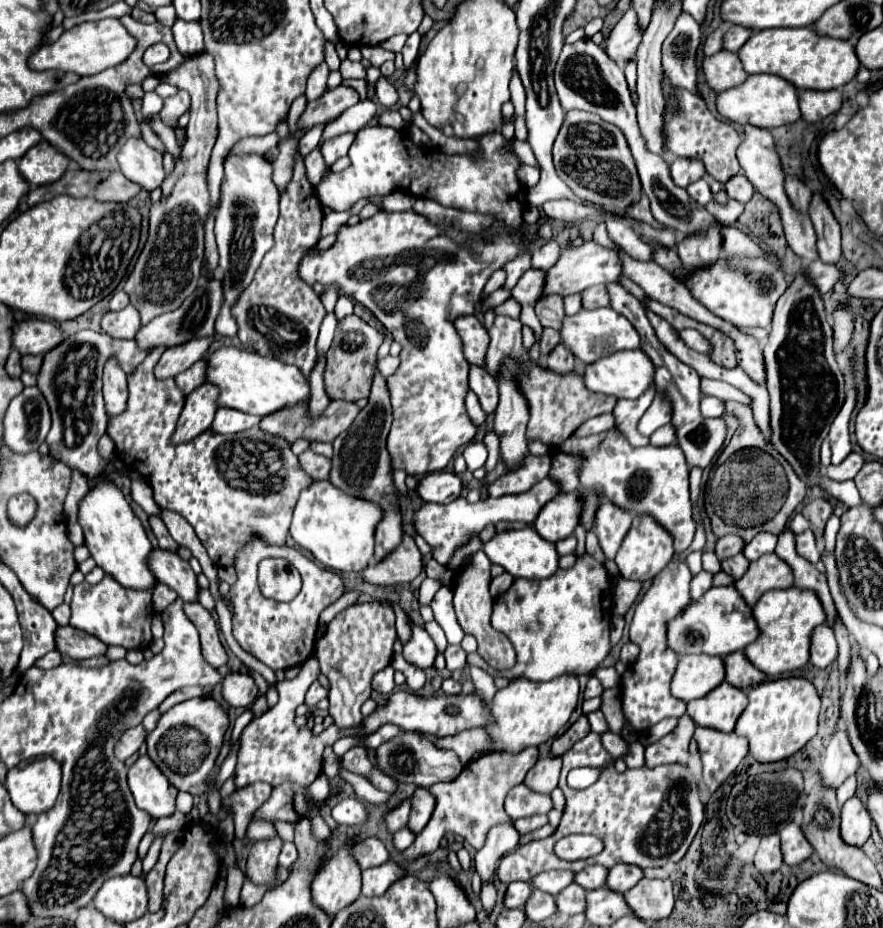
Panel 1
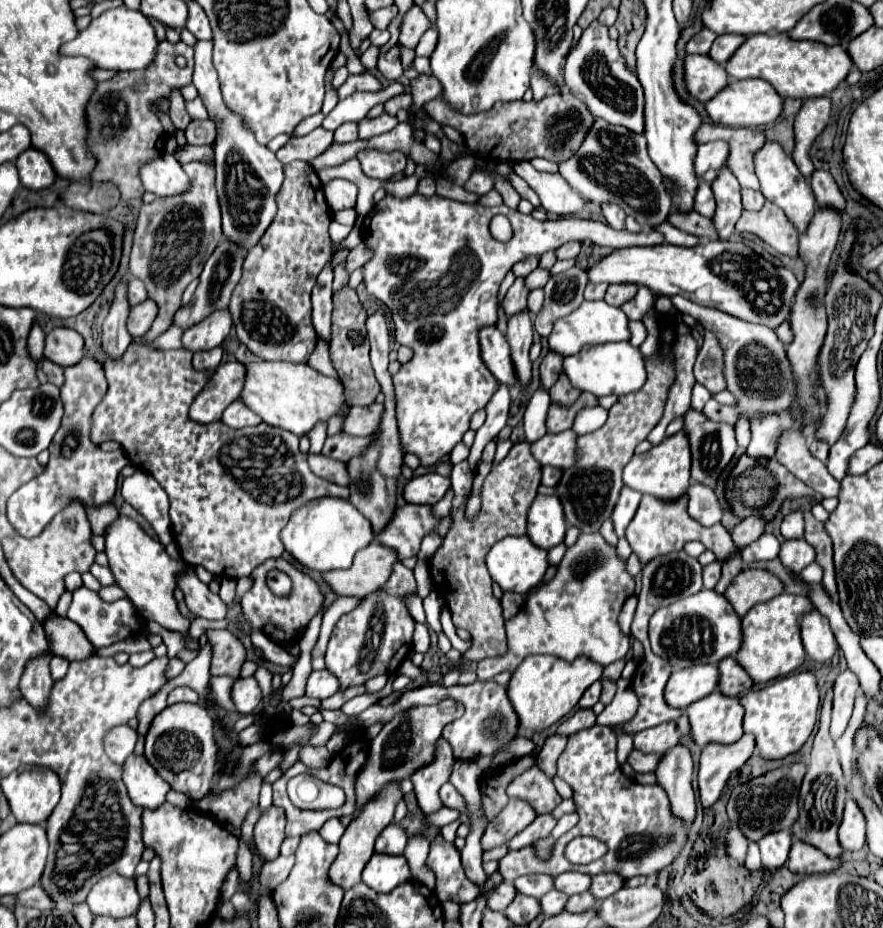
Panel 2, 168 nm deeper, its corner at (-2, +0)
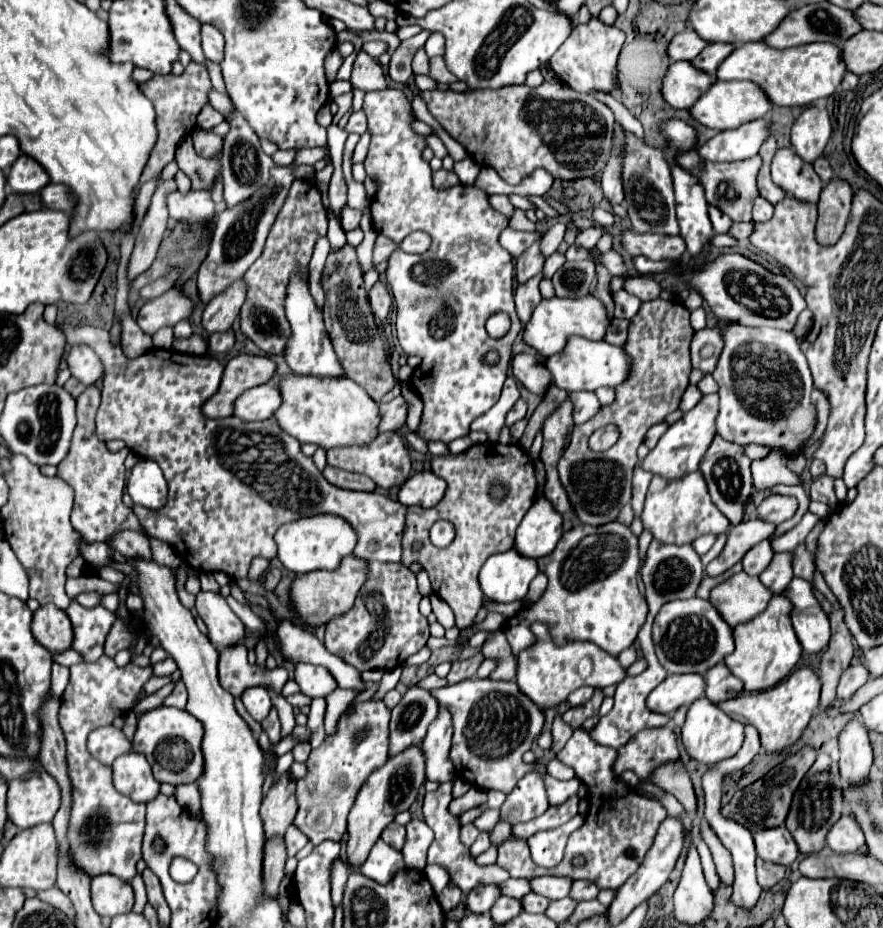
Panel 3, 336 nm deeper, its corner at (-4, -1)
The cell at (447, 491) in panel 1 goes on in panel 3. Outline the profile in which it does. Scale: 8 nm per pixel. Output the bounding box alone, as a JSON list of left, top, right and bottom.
[398,470,446,508]

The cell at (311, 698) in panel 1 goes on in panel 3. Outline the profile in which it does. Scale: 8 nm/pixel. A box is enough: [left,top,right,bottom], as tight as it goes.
[296,664,338,698]

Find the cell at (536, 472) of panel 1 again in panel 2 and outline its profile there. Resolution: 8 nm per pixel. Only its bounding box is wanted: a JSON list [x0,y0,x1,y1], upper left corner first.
[430,441,542,661]

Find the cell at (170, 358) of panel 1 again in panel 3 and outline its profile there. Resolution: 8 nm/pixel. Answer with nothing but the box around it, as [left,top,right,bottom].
[202,280,246,334]

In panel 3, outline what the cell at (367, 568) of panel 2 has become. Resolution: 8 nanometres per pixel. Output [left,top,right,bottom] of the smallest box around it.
[290,556,366,630]

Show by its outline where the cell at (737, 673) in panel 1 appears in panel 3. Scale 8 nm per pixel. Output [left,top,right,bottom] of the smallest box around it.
[704,662,742,704]

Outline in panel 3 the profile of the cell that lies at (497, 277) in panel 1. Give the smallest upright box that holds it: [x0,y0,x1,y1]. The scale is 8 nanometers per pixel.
[540,222,566,256]

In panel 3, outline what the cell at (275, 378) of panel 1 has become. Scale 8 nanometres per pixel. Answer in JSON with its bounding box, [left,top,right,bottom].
[276,374,382,450]

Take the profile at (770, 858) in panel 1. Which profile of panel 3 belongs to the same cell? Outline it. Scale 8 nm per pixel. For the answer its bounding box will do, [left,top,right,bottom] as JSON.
[754,826,798,866]

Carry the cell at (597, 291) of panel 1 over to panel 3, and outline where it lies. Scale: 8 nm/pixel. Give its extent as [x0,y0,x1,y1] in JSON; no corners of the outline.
[624,276,662,300]

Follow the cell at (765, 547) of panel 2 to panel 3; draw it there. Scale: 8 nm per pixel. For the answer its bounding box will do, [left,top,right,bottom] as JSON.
[742,540,772,576]

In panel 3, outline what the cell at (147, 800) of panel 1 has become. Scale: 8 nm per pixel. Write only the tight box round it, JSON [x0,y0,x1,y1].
[112,752,160,802]

